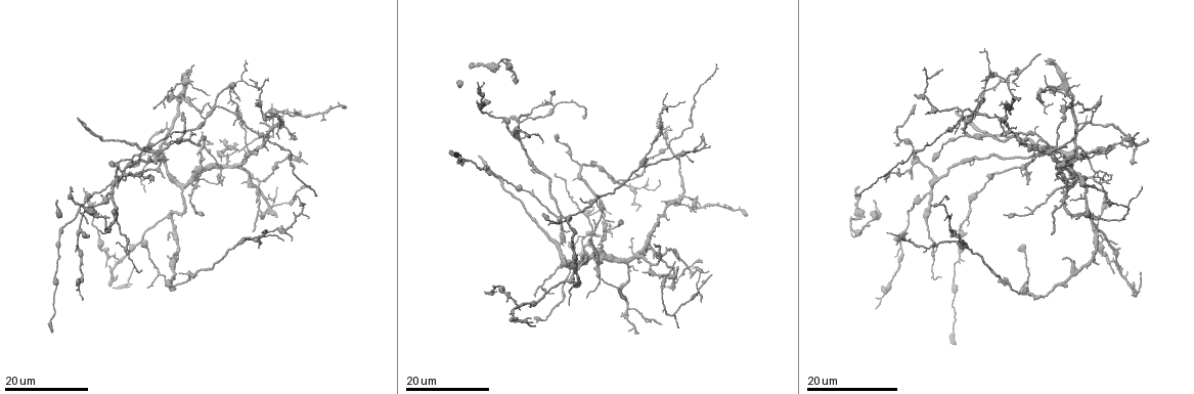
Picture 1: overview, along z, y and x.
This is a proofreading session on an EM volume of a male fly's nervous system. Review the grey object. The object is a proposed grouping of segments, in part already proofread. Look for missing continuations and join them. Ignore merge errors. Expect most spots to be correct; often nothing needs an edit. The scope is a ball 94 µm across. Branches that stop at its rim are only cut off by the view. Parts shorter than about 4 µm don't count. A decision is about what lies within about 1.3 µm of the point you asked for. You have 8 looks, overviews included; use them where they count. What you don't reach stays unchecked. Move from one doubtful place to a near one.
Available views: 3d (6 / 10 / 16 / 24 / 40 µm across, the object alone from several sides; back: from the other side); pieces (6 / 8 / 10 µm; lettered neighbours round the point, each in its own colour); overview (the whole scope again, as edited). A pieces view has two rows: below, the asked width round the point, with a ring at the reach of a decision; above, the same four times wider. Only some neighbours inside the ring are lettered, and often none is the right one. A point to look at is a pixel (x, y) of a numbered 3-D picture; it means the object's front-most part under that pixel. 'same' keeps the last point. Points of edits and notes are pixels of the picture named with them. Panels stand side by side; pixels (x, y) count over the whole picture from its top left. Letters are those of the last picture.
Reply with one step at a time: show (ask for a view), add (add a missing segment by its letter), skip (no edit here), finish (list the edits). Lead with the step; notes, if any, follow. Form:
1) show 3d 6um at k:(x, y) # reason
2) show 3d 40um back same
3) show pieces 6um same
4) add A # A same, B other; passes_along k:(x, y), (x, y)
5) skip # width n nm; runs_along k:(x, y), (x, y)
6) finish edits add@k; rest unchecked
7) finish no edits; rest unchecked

show 3d 24um at 1:(967, 227) # branch stops here

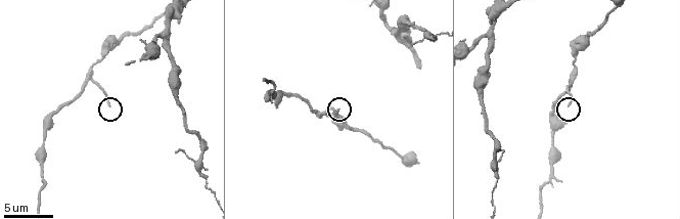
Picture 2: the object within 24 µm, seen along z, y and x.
show pieces 10um at 2:(570, 104)

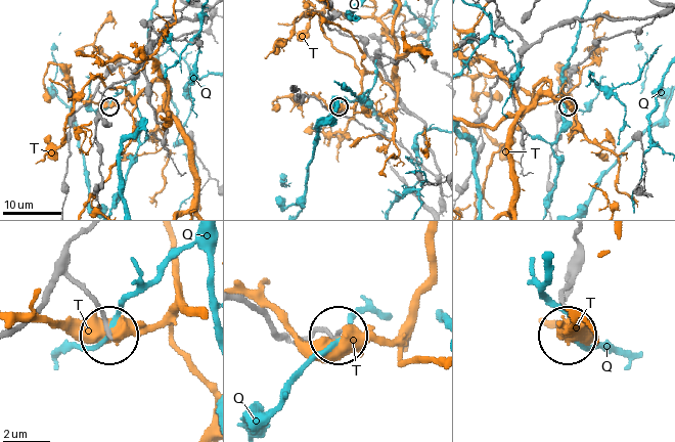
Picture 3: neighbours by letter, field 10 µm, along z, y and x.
skip # Q other, T other; runs_along 3:(74, 237), (68, 250), (70, 278), (101, 314), (107, 336); no lettered segment goes on from it

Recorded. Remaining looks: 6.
show 3d 24um at 1:(569, 305) # branch stops here

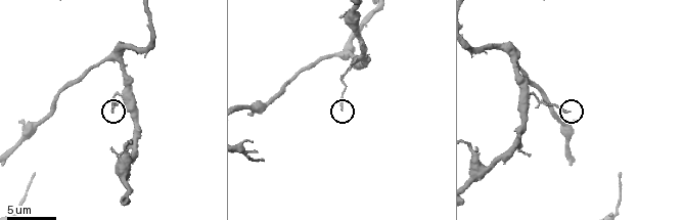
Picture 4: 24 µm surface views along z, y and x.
show pieces 8um at 4:(113, 112) # what lies round it

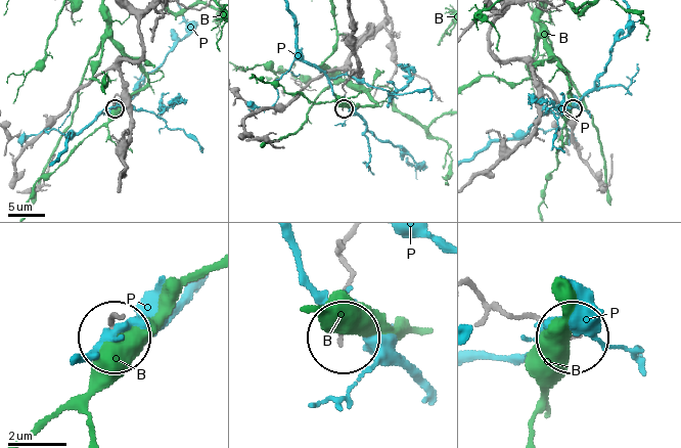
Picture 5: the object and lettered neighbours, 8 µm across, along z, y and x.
skip # width 170 nm; B other, P other; no lettered segment goes on from it

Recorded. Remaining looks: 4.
show 3d 16um at 1:(653, 244) # an open end

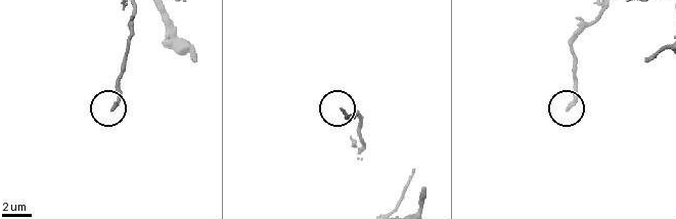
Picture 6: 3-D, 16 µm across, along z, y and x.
show pieces 10um at 6:(566, 107)

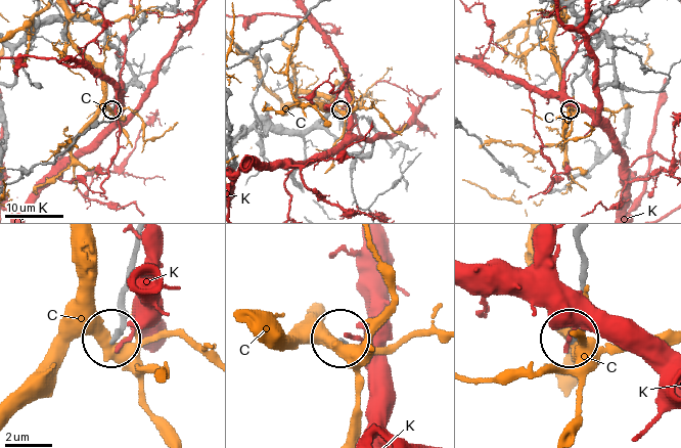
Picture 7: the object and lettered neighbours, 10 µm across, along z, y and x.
skip # width 210 nm; C other, K other; runs_along 7:(137, 245), (126, 315), (110, 337); no lettered segment goes on from it

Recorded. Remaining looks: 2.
show 3d 24um at 1:(1078, 218) # free end

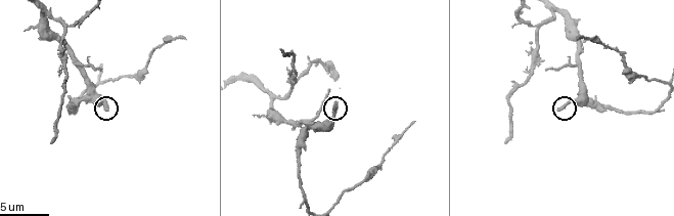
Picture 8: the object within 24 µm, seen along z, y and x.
show pieces 10um at 8:(558, 107)

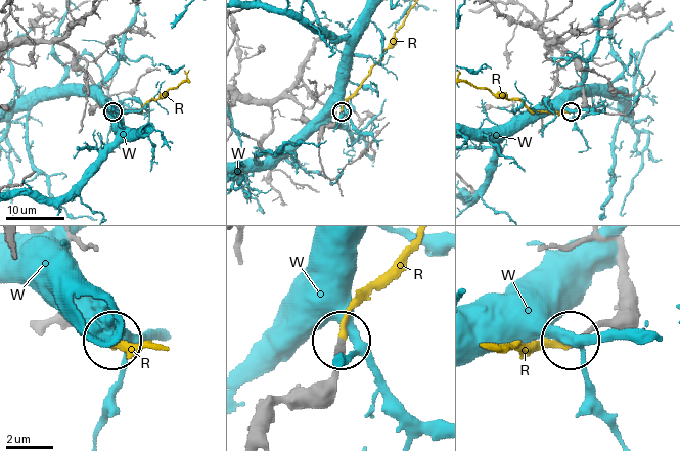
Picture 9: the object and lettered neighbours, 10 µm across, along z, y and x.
add R # R same, W other; the cell continues

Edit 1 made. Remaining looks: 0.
finish edits add@9; rest unchecked

